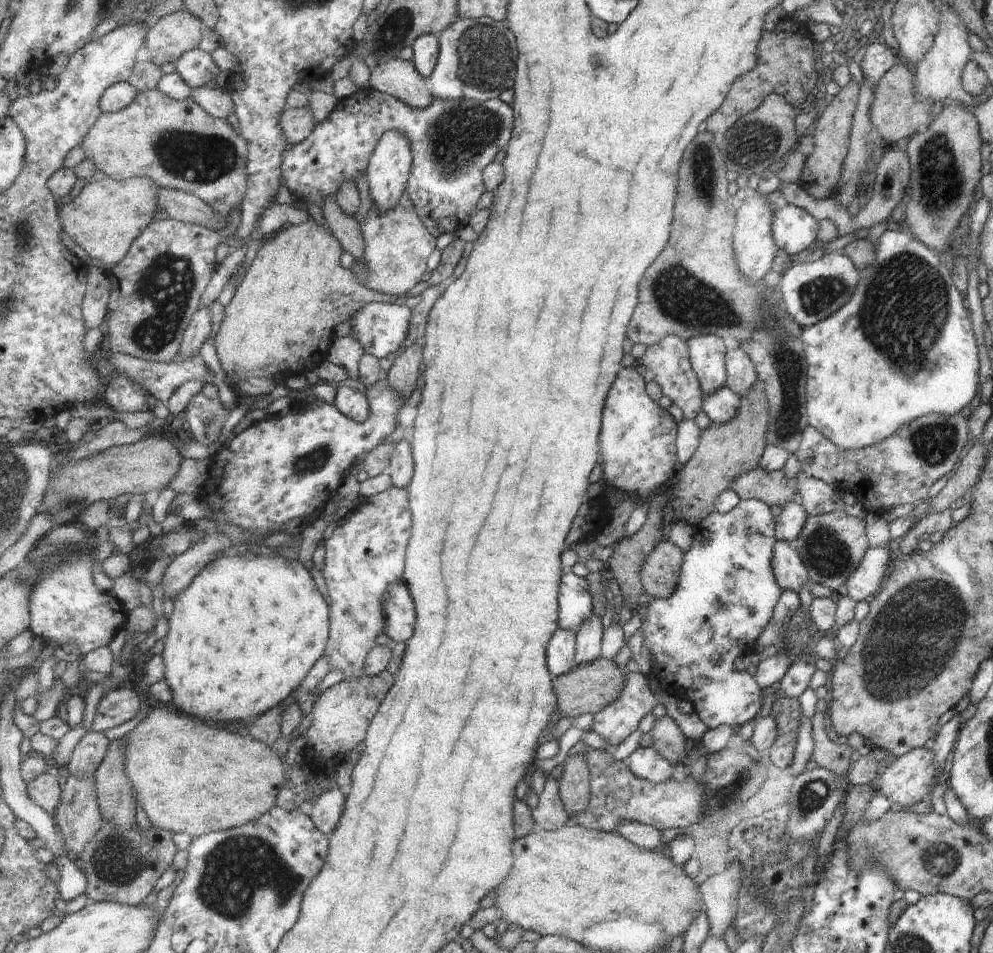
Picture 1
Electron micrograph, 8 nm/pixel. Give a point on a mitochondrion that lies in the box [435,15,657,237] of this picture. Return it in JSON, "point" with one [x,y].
{"point":[484,55]}

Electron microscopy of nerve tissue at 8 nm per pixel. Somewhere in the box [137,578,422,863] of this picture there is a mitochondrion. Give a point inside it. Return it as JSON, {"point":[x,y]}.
{"point":[344,656]}

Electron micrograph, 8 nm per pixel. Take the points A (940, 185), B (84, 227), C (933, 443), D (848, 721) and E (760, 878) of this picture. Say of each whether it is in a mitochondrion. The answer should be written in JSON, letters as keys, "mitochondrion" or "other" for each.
{"A":"mitochondrion","B":"other","C":"mitochondrion","D":"other","E":"mitochondrion"}

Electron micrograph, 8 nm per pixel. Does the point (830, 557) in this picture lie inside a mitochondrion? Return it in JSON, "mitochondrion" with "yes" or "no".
{"mitochondrion":"yes"}

